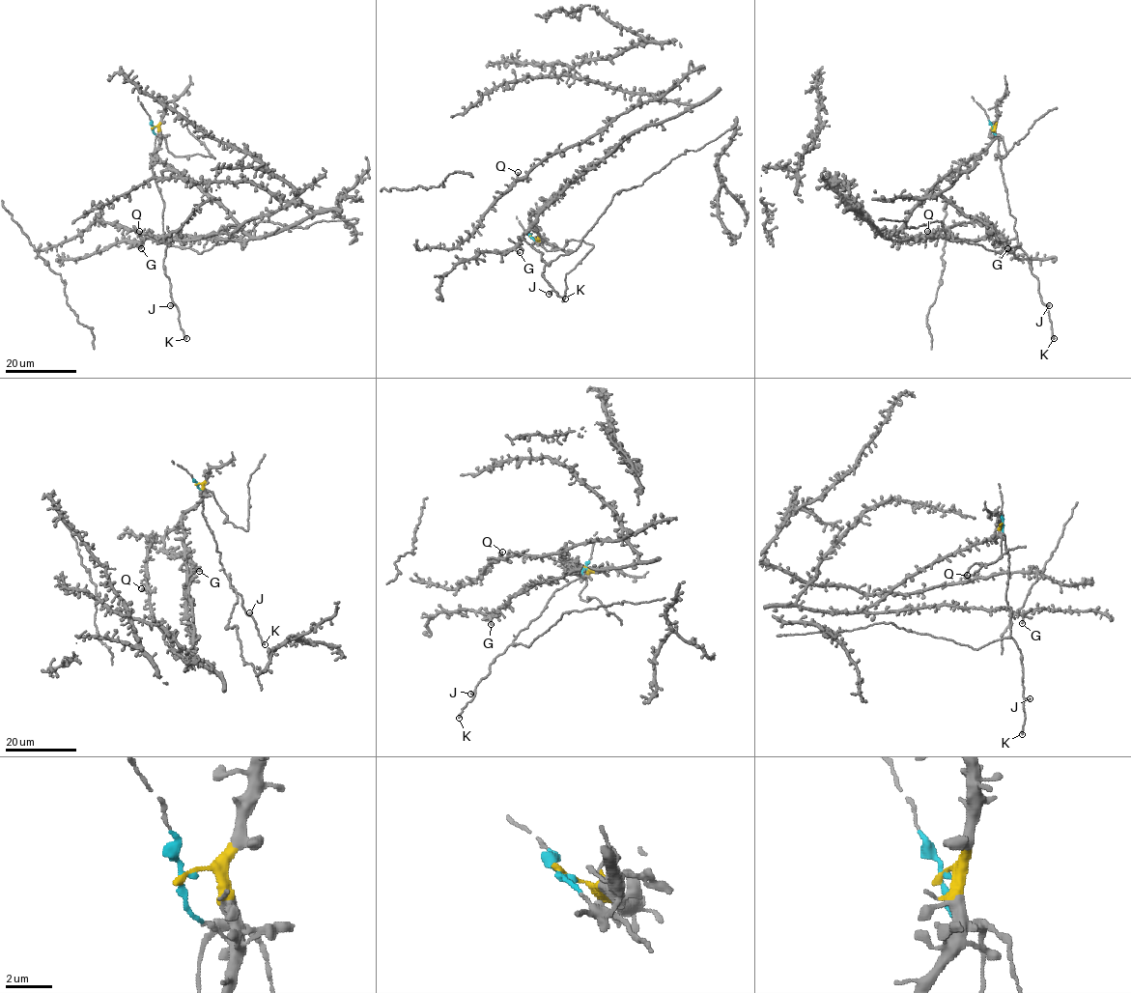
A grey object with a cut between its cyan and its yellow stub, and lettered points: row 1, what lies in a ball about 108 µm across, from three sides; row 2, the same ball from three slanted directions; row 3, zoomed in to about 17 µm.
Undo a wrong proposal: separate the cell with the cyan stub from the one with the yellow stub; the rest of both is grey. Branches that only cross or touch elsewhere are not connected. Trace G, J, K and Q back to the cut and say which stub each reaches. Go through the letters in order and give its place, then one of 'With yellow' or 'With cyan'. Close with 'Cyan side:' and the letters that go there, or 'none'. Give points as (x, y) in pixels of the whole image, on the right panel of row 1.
G: Place: (1007, 248). With yellow
J: Place: (1049, 305). With cyan
K: Place: (1054, 338). With cyan
Q: Place: (927, 231). With yellow
Cyan side: J, K

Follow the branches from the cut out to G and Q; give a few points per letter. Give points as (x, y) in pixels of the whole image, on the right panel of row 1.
G: (993, 127), (994, 139), (940, 181), (890, 237), (892, 240), (951, 235), (971, 240), (989, 237), (1008, 248)
Q: (993, 127), (994, 139), (940, 181), (890, 236), (852, 199), (877, 233), (910, 239), (932, 234), (927, 231)

